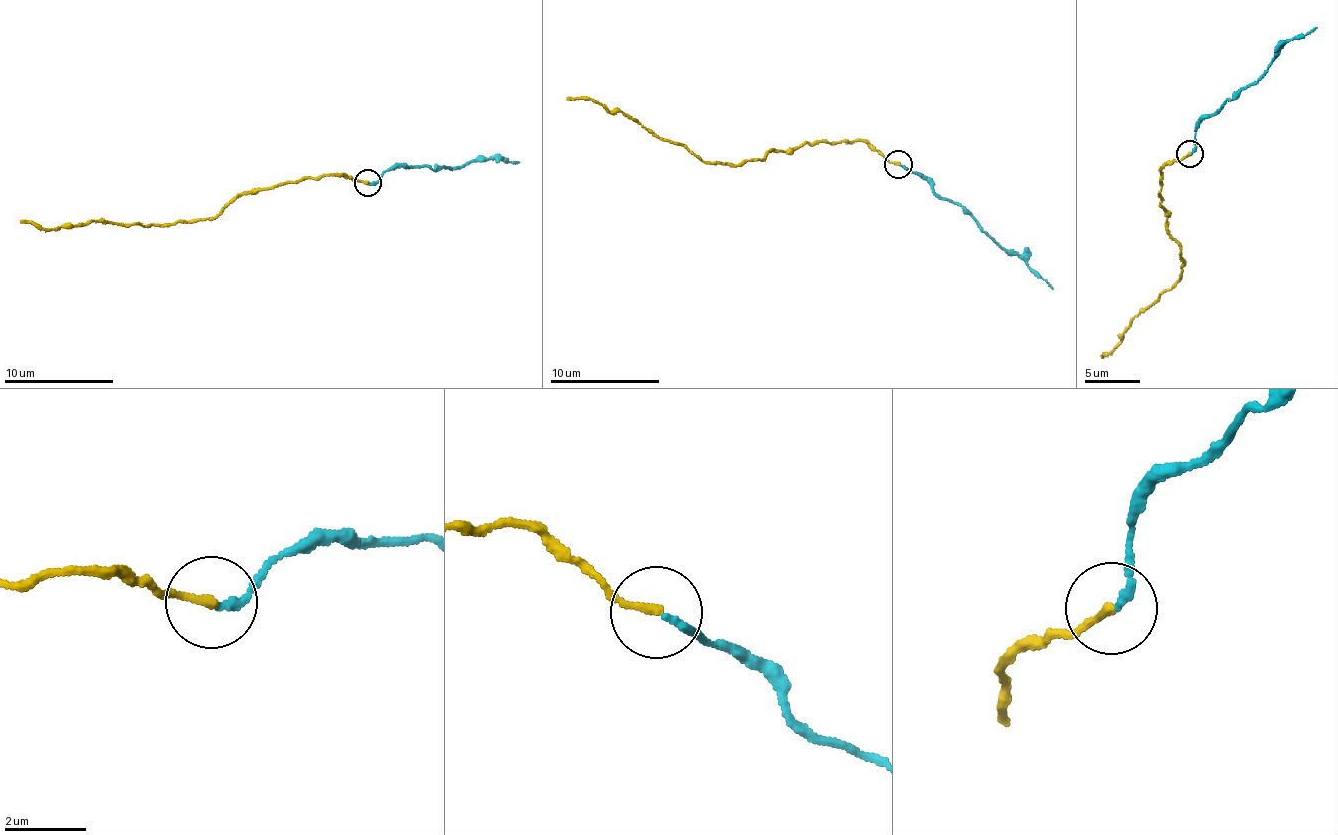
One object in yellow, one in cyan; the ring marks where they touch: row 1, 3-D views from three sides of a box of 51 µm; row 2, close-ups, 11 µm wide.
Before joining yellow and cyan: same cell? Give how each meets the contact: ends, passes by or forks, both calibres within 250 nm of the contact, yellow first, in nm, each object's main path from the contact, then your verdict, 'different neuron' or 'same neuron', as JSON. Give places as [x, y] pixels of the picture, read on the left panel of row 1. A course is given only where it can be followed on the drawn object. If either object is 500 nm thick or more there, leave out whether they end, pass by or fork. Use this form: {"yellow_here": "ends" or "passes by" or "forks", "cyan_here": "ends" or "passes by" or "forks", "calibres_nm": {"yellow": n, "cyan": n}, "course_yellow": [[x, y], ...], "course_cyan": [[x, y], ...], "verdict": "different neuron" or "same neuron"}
{"yellow_here": "ends", "cyan_here": "ends", "calibres_nm": {"yellow": 220, "cyan": 170}, "course_yellow": [[369, 182], [325, 173], [239, 193], [213, 219], [170, 225], [98, 219], [61, 224], [51, 229], [20, 220]], "course_cyan": [[368, 183], [397, 168], [412, 165], [442, 167], [496, 159], [519, 162]], "verdict": "same neuron"}

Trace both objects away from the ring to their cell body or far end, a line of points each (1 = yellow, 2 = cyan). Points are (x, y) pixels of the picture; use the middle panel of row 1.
1: (899, 164), (851, 140), (701, 162), (634, 118), (599, 102), (566, 99)
2: (899, 166), (924, 176), (940, 197), (971, 212), (991, 239), (1026, 258), (1053, 290)

